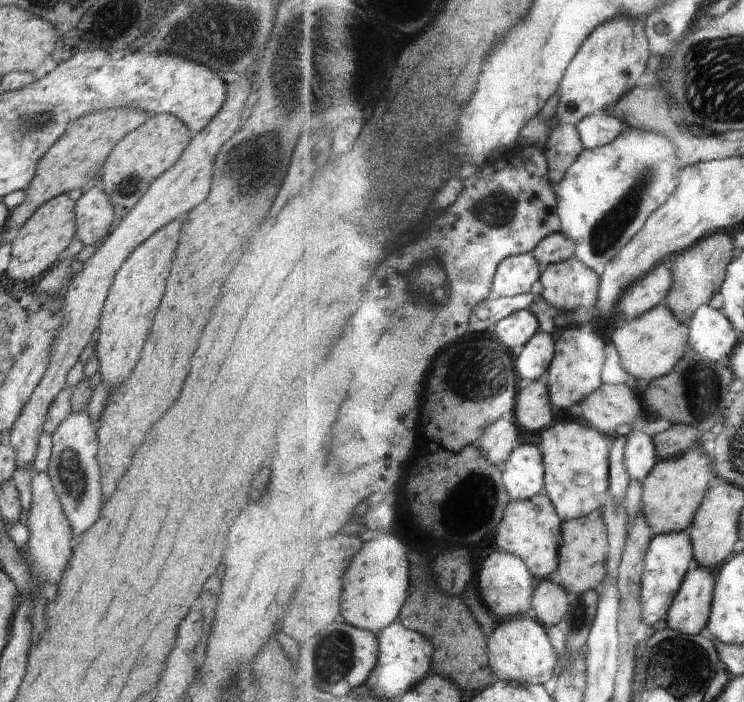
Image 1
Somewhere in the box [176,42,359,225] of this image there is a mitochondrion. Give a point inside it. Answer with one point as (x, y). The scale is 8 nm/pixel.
(296, 81)

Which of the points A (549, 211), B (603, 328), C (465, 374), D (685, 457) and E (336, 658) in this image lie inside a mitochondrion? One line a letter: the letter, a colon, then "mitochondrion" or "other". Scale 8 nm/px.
A: other
B: other
C: mitochondrion
D: other
E: mitochondrion

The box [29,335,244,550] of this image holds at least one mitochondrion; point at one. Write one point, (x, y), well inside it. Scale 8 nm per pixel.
(71, 475)

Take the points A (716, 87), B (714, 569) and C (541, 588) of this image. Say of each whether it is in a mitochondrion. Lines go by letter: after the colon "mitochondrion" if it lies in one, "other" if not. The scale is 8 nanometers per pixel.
A: mitochondrion
B: other
C: other

